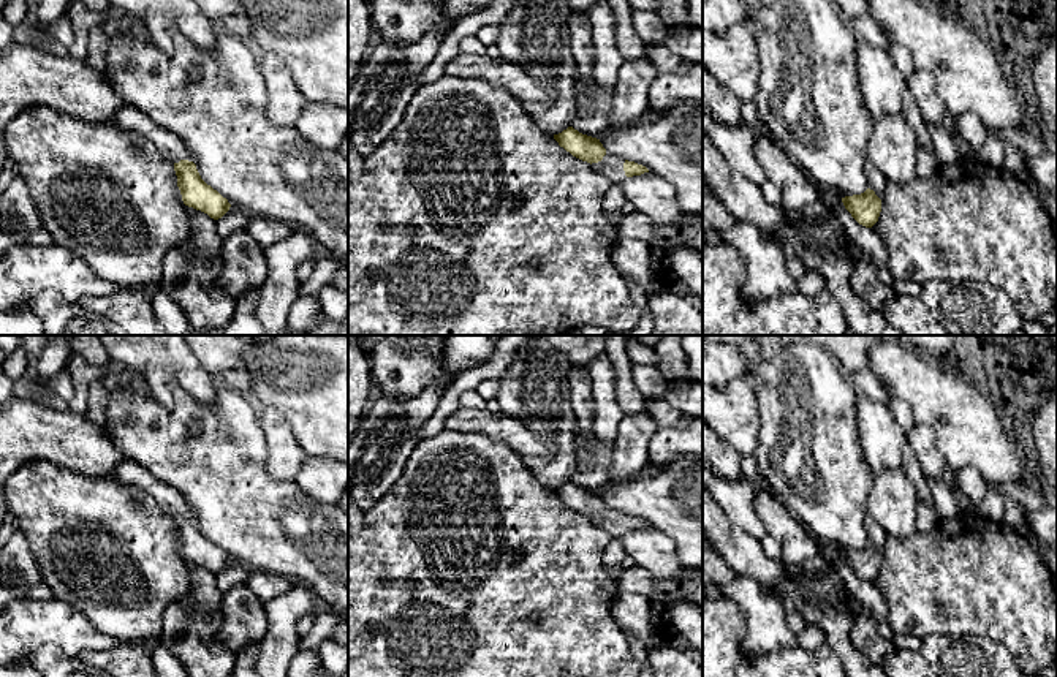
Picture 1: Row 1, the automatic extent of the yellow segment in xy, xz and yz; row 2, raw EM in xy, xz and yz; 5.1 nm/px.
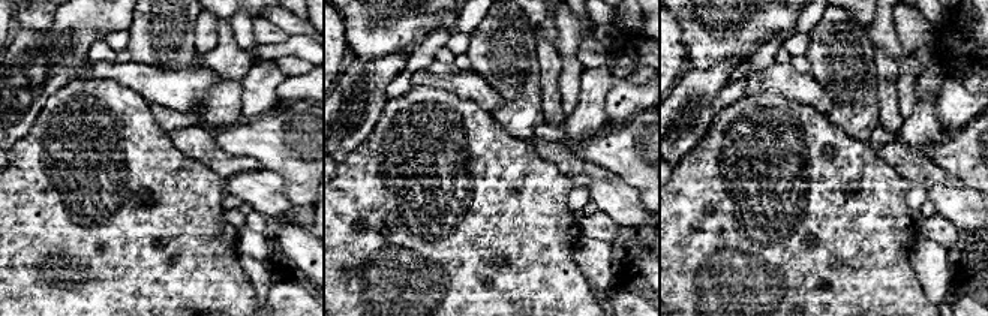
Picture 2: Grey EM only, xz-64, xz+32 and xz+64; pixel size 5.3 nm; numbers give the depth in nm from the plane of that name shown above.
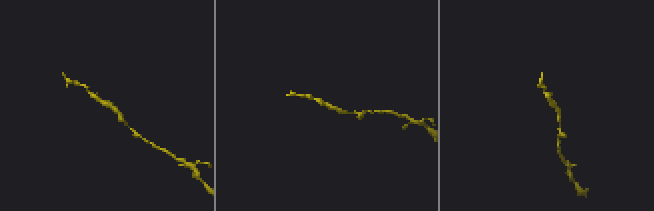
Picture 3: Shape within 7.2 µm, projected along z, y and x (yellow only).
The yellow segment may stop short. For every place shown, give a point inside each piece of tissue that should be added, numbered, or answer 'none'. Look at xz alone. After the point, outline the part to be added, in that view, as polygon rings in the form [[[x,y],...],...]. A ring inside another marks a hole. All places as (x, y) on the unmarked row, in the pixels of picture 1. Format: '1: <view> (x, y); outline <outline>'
1: xz (611, 519); outline [[[606,506],[601,516],[592,517],[592,522],[598,528],[606,530],[612,538],[617,538],[627,533],[623,517],[622,511]]]

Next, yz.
1: yz (875, 535); outline [[[870,516],[866,517],[866,535],[867,543],[873,544],[875,549],[883,555],[883,547],[888,535]]]

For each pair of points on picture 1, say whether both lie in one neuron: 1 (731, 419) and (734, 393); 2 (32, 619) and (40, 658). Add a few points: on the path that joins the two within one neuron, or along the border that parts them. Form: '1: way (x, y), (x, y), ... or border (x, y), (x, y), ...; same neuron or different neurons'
1: way (733, 413), (734, 399); same neuron
2: border (30, 655), (43, 646), (53, 644), (75, 658); different neurons

